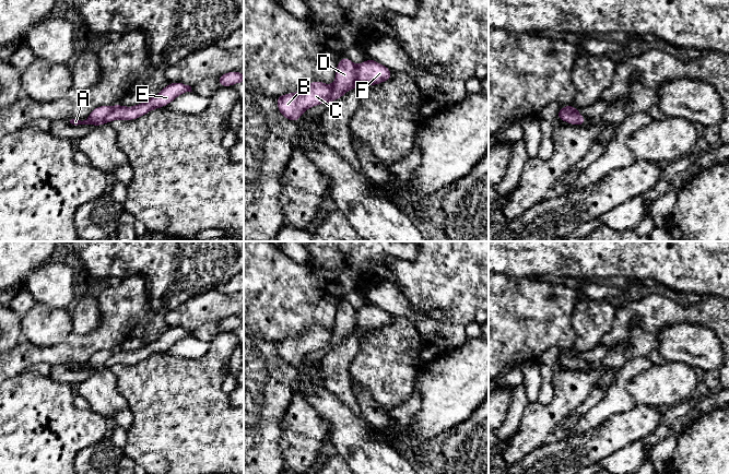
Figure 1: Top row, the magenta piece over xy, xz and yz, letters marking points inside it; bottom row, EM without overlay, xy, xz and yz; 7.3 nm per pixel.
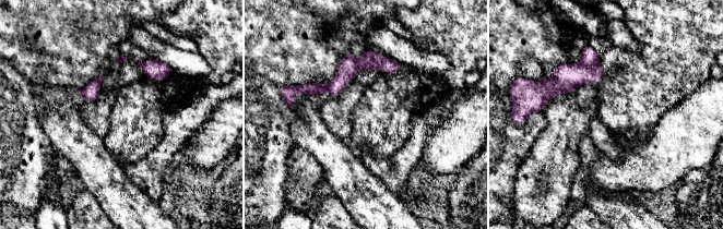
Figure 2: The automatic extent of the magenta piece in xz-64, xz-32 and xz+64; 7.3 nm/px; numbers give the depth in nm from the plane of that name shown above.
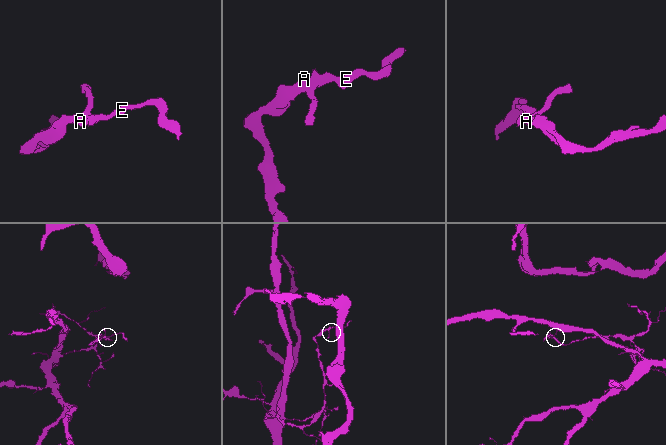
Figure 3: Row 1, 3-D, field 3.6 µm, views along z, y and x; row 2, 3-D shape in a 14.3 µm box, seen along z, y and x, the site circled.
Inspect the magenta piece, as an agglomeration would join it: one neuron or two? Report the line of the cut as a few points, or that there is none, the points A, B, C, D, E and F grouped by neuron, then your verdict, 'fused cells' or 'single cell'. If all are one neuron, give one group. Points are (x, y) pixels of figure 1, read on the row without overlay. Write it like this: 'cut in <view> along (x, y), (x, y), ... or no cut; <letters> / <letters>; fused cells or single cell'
cut in yz along (576, 355), (562, 355), (559, 364); A B C E F / D; fused cells

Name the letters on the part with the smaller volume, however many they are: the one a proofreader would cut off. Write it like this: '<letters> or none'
D

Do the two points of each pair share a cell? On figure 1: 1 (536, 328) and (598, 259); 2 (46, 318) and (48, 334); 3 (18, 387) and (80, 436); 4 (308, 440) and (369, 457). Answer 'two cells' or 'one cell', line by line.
1: two cells
2: one cell
3: one cell
4: two cells

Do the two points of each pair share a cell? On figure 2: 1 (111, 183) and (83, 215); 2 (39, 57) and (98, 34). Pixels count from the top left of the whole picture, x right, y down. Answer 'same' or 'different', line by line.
1: different
2: same

